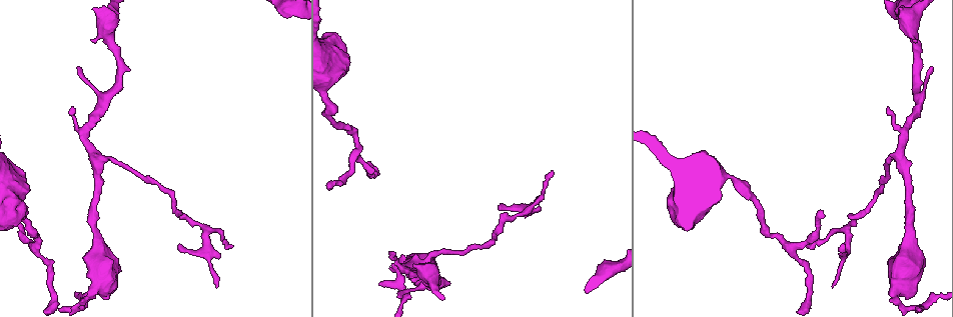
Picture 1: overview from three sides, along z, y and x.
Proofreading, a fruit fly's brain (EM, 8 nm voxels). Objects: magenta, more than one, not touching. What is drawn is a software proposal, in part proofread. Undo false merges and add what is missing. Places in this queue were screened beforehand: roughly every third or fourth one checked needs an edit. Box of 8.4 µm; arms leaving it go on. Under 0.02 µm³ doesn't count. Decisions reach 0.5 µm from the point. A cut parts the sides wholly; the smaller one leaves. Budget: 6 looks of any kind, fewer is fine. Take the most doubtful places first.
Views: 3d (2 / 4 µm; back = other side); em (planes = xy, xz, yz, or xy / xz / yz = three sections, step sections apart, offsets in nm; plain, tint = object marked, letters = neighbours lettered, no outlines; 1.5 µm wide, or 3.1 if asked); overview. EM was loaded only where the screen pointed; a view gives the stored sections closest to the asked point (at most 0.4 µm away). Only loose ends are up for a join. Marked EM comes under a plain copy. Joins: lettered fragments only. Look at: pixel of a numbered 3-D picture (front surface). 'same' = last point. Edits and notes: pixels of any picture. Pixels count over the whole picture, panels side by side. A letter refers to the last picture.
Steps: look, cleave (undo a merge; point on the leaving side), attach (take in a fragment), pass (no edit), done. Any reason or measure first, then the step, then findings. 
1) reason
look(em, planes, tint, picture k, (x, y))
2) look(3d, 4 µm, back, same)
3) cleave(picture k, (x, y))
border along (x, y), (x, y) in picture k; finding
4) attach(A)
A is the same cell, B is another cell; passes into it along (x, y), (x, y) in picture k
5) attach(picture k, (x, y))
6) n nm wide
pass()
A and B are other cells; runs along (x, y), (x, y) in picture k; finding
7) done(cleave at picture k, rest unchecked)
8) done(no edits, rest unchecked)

stops while still wide
look(em, yz, step 4, tint, picture 1, (26, 191))

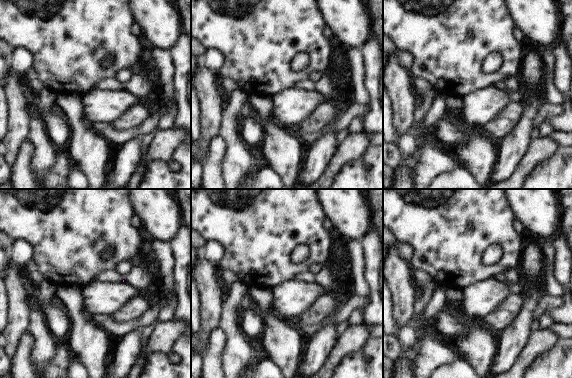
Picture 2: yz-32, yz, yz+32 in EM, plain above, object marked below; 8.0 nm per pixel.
another direction
look(em, planes, letters, same)

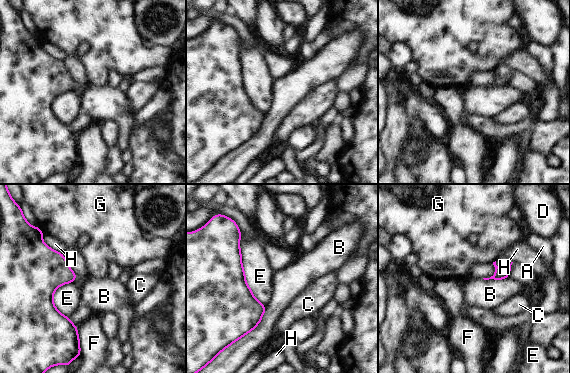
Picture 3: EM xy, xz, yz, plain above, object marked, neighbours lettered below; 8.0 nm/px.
pass()
A, B, C, D, E, F, G and H are other cells; border along (267, 307), (251, 331), (225, 348) in picture 3; no lettered fragment goes on from it

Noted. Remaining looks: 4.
free end
look(3d, 2 µm, picture 1, (92, 41))

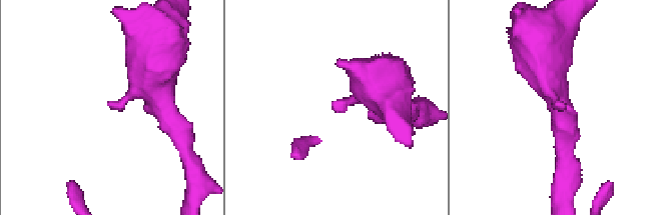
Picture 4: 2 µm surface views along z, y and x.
arms of 220, 440 nm
look(em, xz, step 8, letters, picture 4, (108, 103))

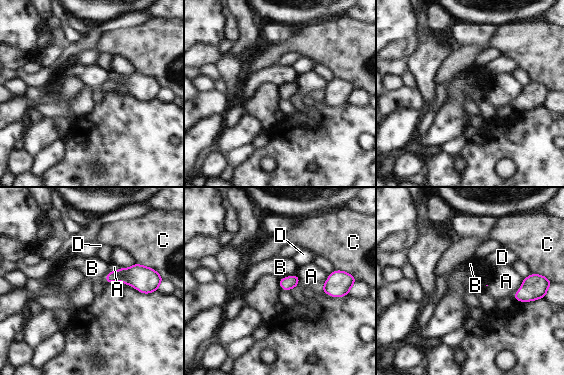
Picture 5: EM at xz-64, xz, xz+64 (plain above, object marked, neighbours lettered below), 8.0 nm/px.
pass()
A, B, C and D are other cells; border along (296, 274), (279, 279) in picture 5; none of them fits

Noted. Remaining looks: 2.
branch stops here
look(em, planes, letters, picture 1, (232, 246))

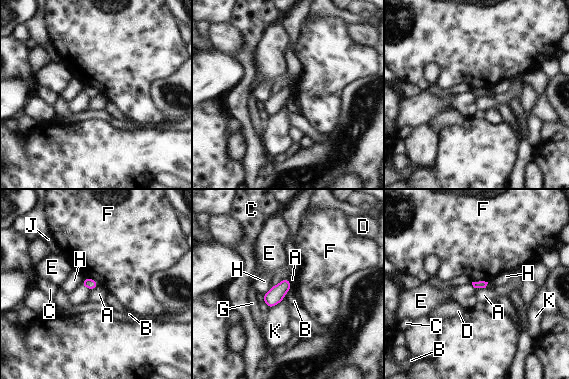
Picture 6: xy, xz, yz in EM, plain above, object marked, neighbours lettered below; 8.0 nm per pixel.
pass()
A, B, C, D, E, F, G, H, J and K are other cells; border along (475, 287), (485, 288) in picture 6; none of them fits

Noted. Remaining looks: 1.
done(no edits, rest unchecked)

